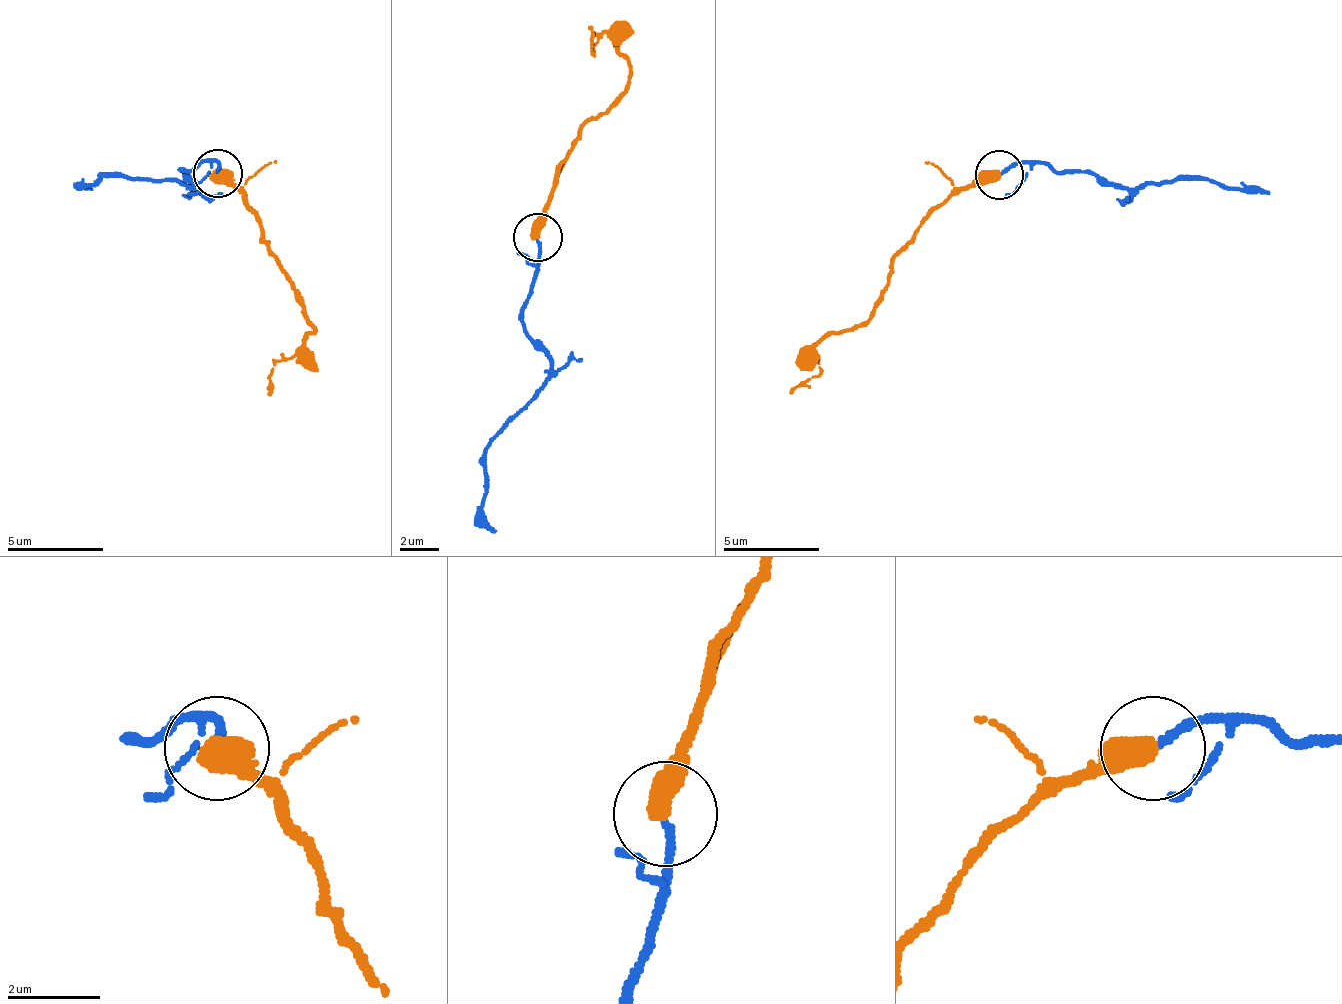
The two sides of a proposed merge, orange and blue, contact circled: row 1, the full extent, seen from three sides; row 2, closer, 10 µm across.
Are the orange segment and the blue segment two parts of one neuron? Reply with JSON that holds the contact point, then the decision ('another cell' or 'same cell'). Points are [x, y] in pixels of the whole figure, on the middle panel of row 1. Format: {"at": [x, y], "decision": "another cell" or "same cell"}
{"at": [537, 237], "decision": "same cell"}

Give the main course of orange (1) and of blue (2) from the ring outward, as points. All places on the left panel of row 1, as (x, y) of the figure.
1: (218, 174), (241, 185), (265, 249), (283, 264), (302, 307), (316, 327), (292, 357), (273, 367), (267, 396)
2: (218, 174), (213, 160), (205, 159), (179, 168), (192, 182), (190, 186), (106, 176), (83, 184), (94, 188)

